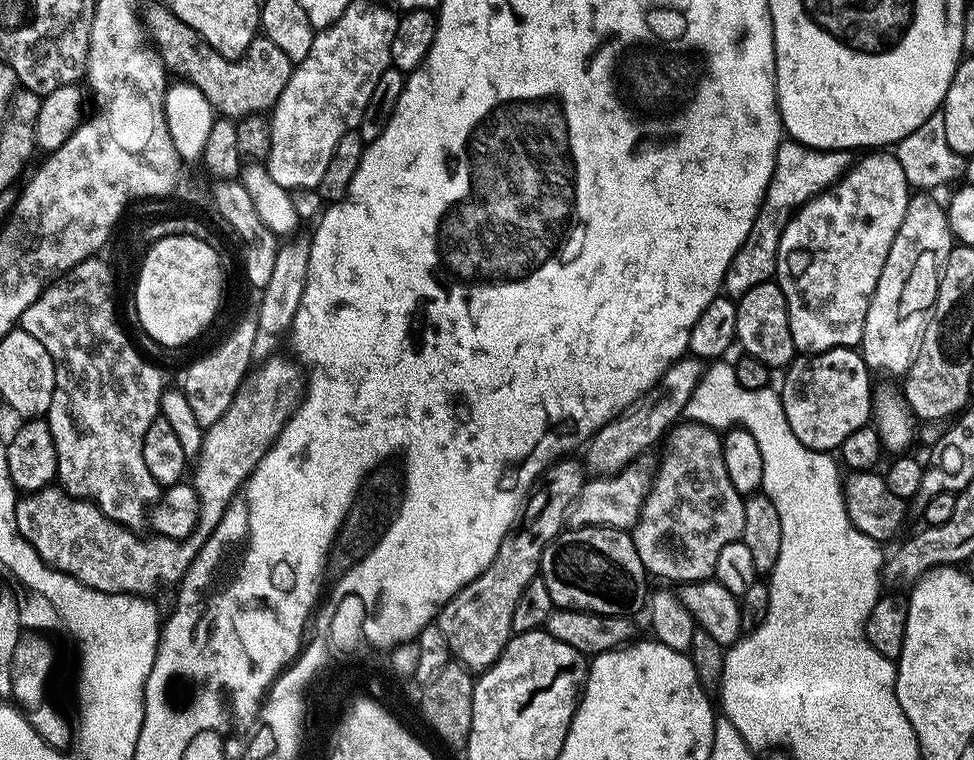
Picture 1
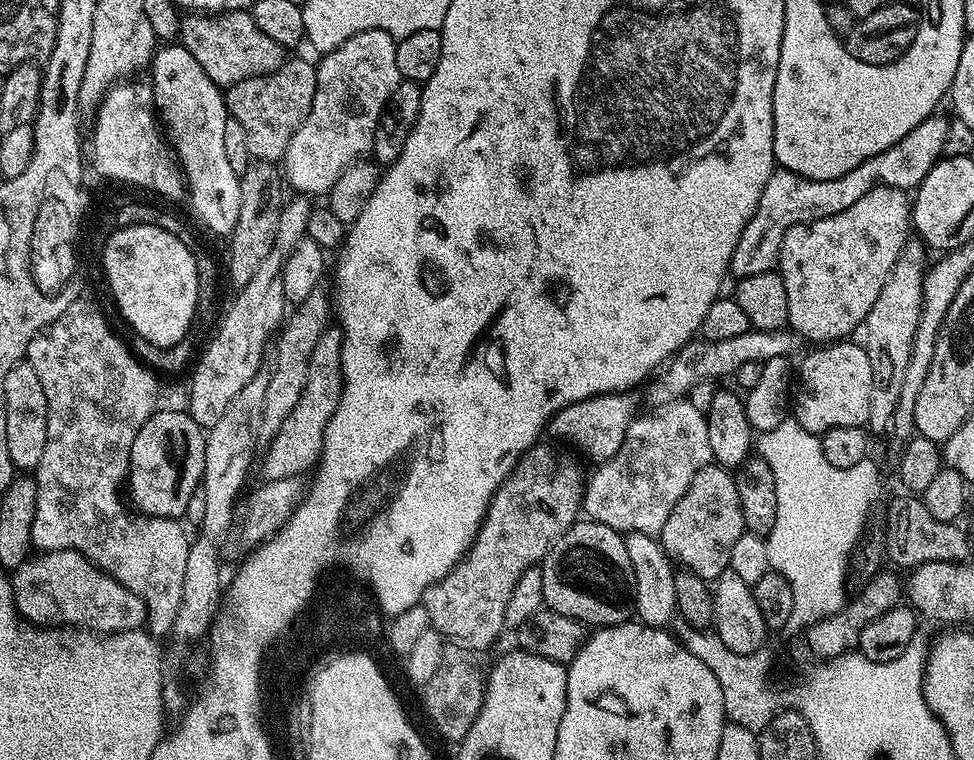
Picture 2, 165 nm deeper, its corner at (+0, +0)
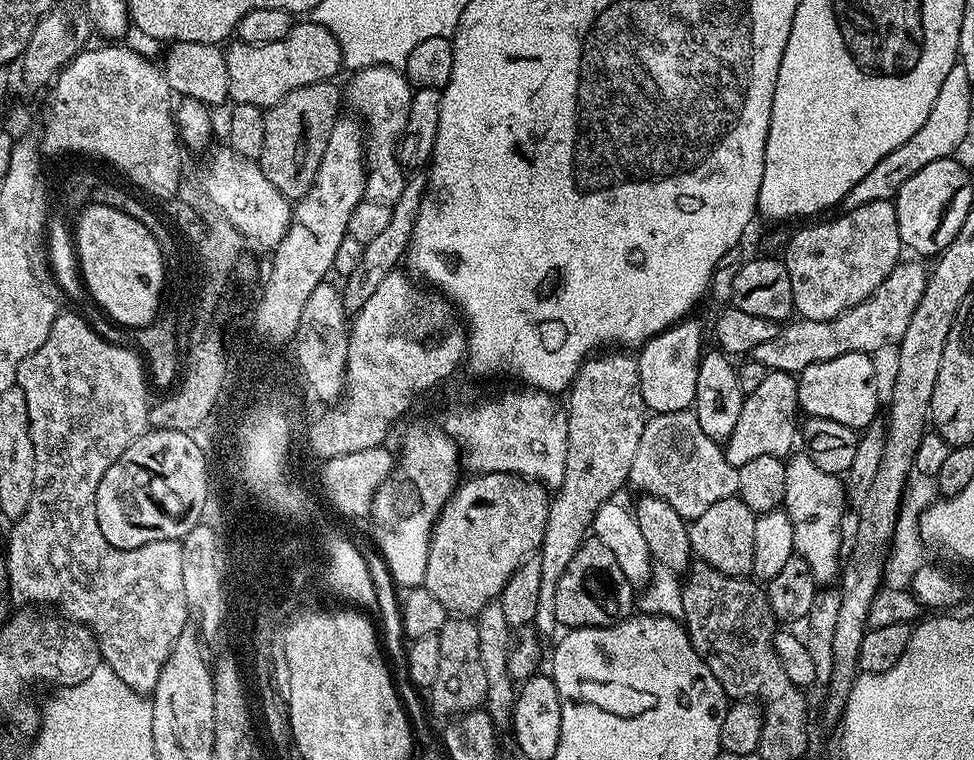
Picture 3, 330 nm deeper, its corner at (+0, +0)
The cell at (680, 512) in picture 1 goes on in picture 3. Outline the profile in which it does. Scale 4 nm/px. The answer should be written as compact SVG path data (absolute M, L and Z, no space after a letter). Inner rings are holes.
M739 495L722 498L715 502L697 520L688 525L692 555L696 560L704 560L722 574L747 577L752 571L754 560L754 526L757 513L742 502Z

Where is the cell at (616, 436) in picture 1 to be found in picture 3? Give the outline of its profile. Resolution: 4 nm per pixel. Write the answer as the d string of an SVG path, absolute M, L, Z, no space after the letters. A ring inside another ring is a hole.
M907 260L896 264L894 270L890 270L886 282L882 282L882 286L870 294L870 298L858 302L858 306L850 306L850 310L829 320L793 319L785 323L780 333L770 338L770 342L754 346L751 359L762 362L762 366L773 372L798 374L814 362L830 362L830 358L842 358L842 354L855 352L877 354L883 348L891 349L899 345L902 334L906 334L906 326L910 326L910 317L918 307L918 302L922 302L929 278L926 268L924 270L922 265L915 264L920 262Z

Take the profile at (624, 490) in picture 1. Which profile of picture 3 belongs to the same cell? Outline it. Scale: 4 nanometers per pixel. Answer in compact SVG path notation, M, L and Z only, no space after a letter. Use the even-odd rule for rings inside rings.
M686 410L655 413L645 421L628 479L629 485L638 489L639 493L662 497L684 520L691 522L700 518L715 502L738 494L737 470L738 468L729 464L723 447L709 438L699 425L695 411Z

